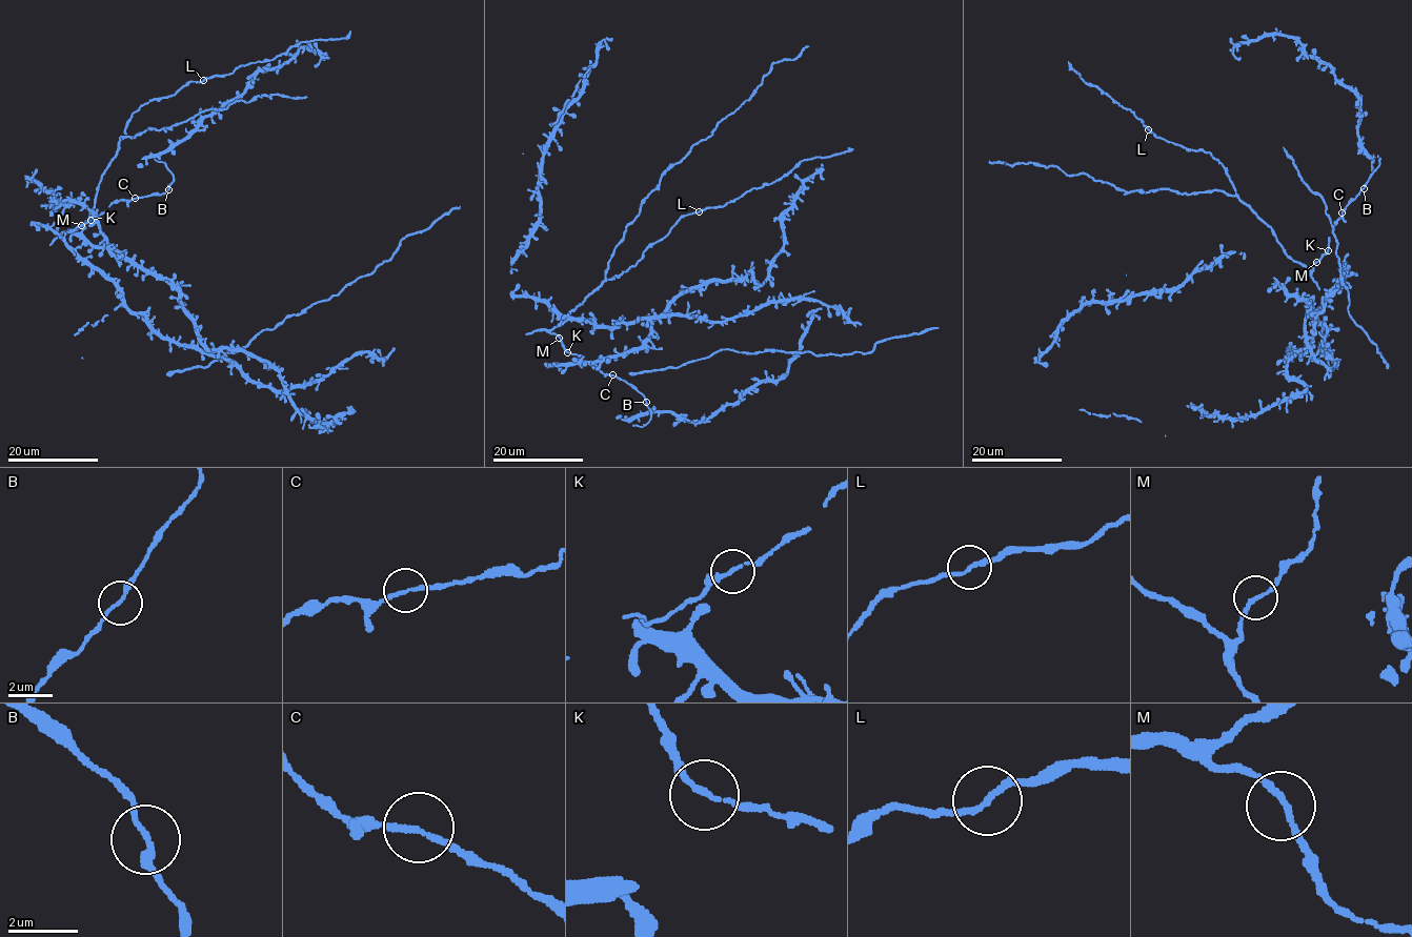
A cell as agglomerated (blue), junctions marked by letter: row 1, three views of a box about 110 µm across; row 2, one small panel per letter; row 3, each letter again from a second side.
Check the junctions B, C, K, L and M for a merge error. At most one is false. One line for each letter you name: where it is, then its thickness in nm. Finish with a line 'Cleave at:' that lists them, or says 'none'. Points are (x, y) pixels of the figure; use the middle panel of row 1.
Cleave at: none

